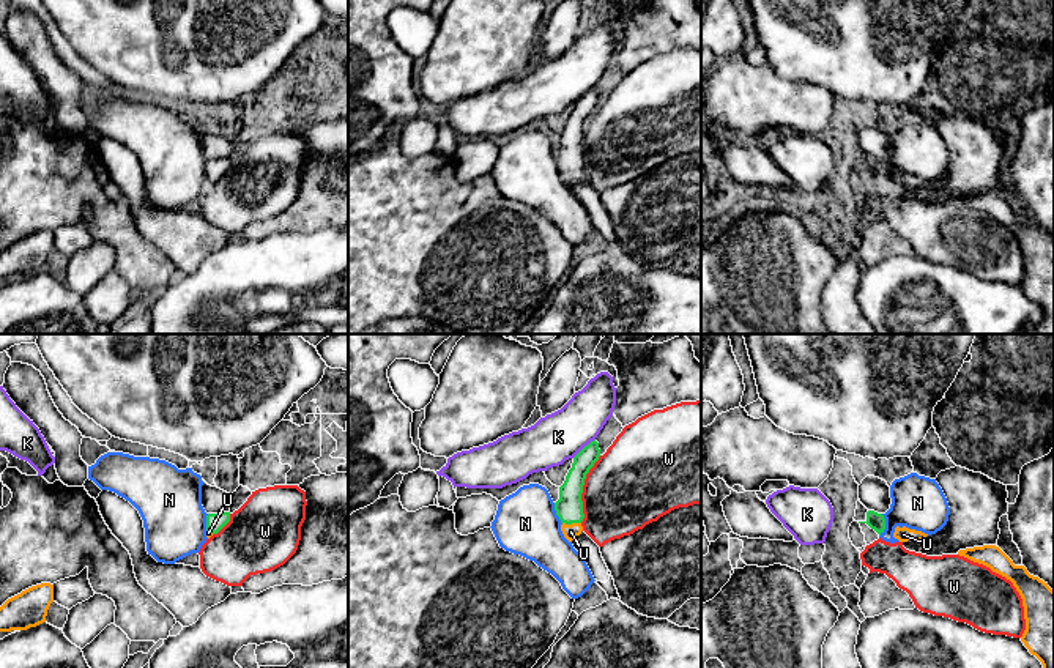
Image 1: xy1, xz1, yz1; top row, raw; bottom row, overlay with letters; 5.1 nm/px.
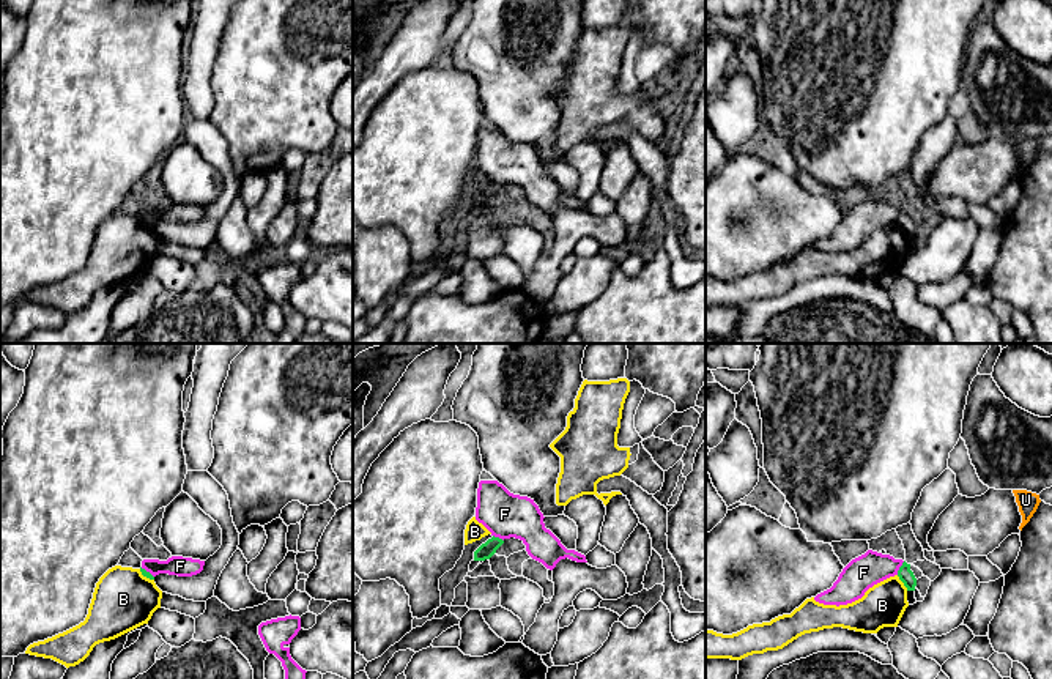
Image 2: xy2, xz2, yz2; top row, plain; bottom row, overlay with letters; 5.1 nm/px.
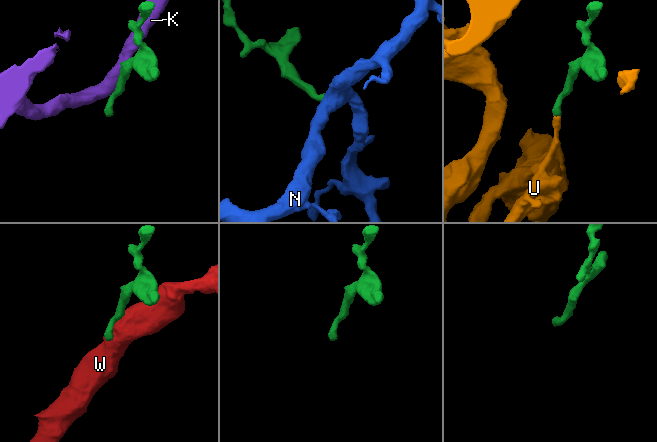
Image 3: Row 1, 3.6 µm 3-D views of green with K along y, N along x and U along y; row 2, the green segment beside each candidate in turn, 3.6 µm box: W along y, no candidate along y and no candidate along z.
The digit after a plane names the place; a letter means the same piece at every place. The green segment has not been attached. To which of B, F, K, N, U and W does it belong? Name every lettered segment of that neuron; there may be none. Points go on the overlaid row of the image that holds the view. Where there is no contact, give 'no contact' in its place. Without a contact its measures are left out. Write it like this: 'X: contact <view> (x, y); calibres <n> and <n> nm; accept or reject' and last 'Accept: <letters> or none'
B: contact yz2 (903, 582); calibres 80 and 220 nm; reject
F: contact yz2 (900, 567); calibres 80 and 170 nm; reject
K: contact xz1 (585, 446); calibres 110 and 260 nm; reject
N: contact yz1 (884, 525); calibres 90 and 280 nm; reject
U: contact xz1 (572, 522); calibres 140 and 80 nm; accept
W: contact xz1 (582, 489); calibres 140 and 420 nm; reject
Accept: U

